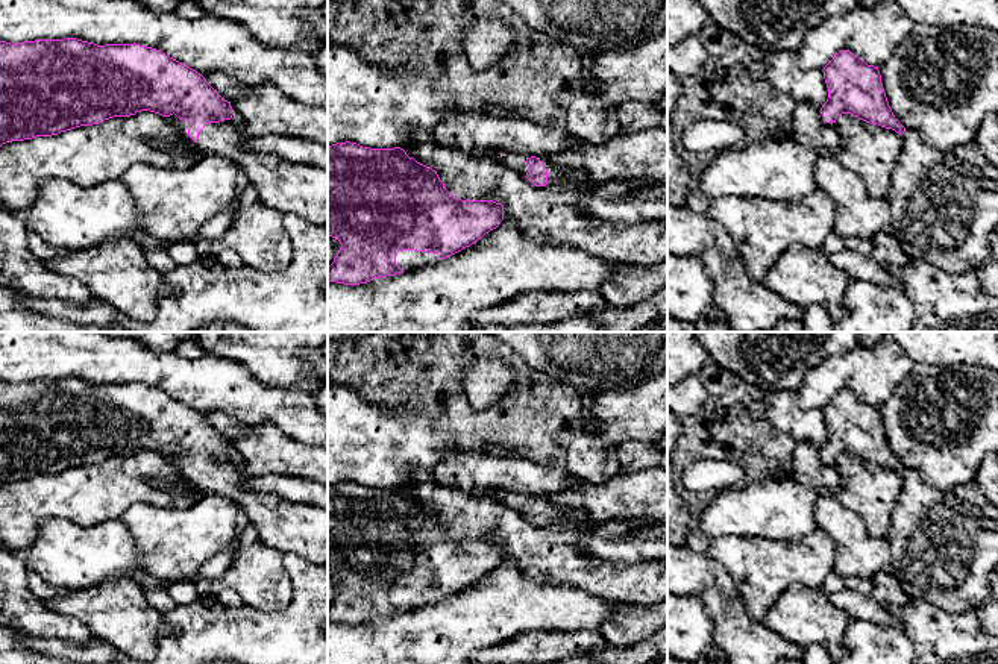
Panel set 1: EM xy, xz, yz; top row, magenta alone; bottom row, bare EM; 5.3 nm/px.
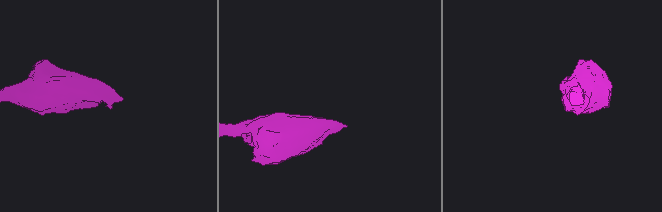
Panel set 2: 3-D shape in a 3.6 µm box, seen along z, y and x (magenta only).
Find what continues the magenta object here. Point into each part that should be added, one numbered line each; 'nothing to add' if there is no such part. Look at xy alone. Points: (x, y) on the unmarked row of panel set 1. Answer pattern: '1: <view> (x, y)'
1: xy (290, 526)

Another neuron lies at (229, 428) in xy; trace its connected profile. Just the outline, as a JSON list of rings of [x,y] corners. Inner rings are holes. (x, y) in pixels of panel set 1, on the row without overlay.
[[[206,412],[206,421],[228,441],[246,434],[247,424],[241,423],[223,412]]]

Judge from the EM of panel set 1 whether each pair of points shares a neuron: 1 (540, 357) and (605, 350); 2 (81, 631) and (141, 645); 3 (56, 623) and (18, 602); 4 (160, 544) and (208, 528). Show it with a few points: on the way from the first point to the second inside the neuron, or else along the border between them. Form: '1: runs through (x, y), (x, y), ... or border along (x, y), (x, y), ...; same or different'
1: runs through (557, 350), (589, 350); same
2: border along (61, 614), (81, 620), (94, 638); different
3: runs through (47, 623), (35, 619), (28, 611); same
4: runs through (172, 544), (196, 534); same

